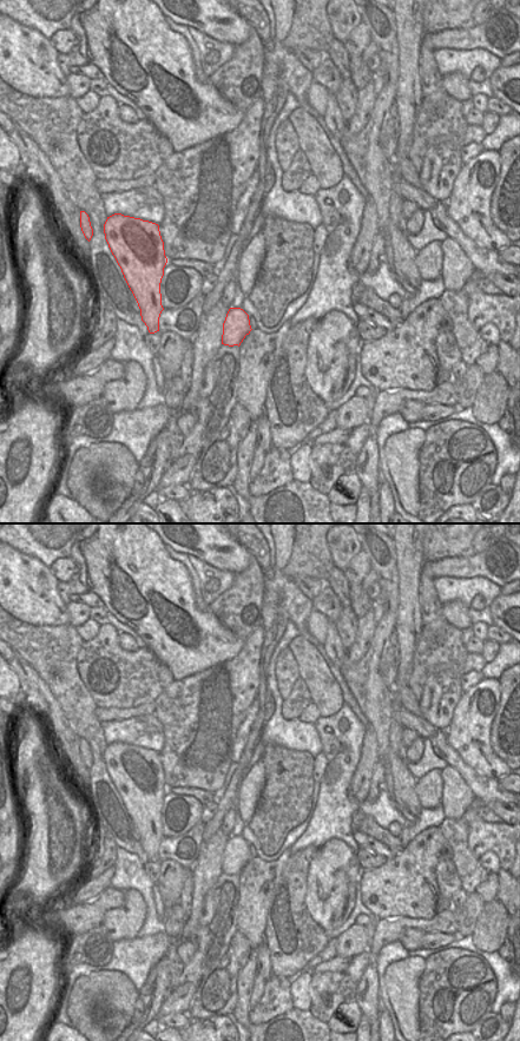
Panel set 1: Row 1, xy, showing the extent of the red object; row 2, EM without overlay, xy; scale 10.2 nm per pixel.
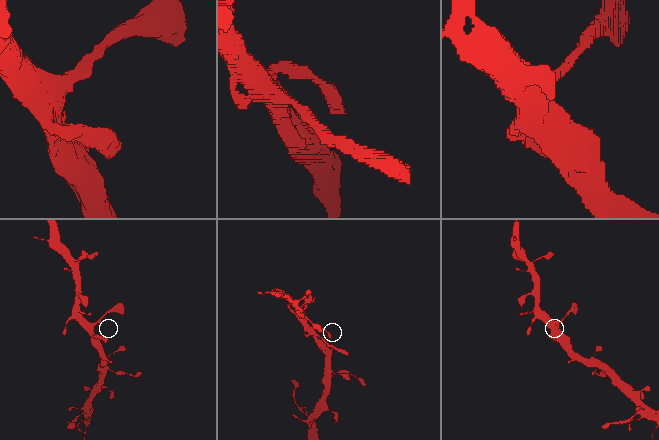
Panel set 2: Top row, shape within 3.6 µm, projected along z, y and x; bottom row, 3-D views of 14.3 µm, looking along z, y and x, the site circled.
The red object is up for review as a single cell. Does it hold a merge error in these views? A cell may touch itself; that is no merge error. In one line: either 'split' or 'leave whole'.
leave whole

